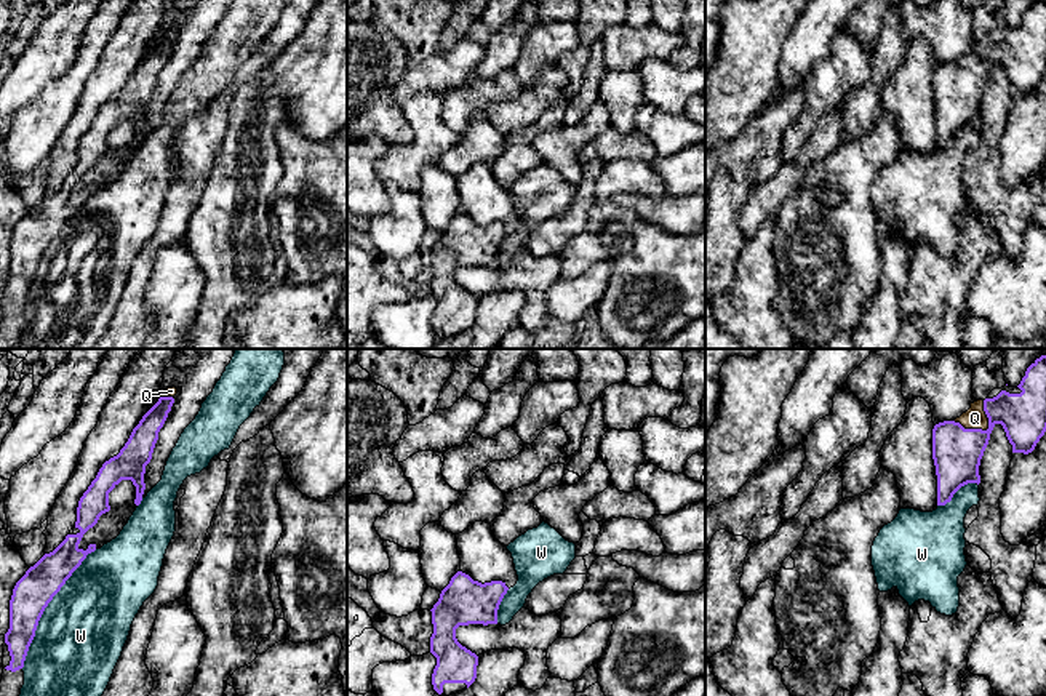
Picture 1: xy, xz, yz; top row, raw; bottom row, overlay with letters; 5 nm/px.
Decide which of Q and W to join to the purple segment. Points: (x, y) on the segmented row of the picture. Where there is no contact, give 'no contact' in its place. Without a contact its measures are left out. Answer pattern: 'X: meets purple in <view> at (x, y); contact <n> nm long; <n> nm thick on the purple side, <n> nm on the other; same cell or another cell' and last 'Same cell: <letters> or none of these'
Q: meets purple in yz at (984, 431); contact 190 nm long; 260 nm thick on the purple side, 110 nm on the other; same cell
W: meets purple in xy at (47, 605); contact 700 nm long; 190 nm thick on the purple side, 440 nm on the other; another cell
Same cell: Q

